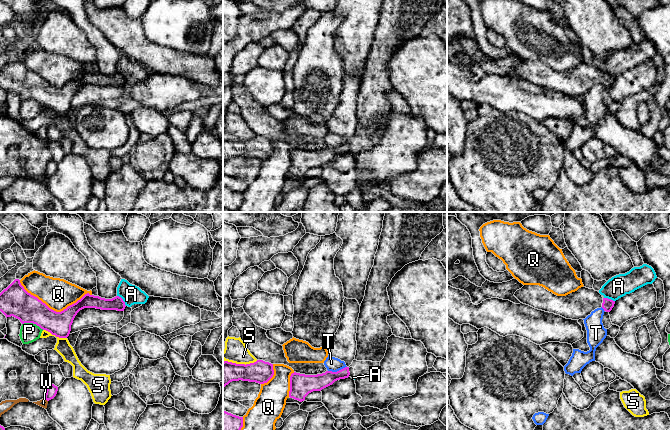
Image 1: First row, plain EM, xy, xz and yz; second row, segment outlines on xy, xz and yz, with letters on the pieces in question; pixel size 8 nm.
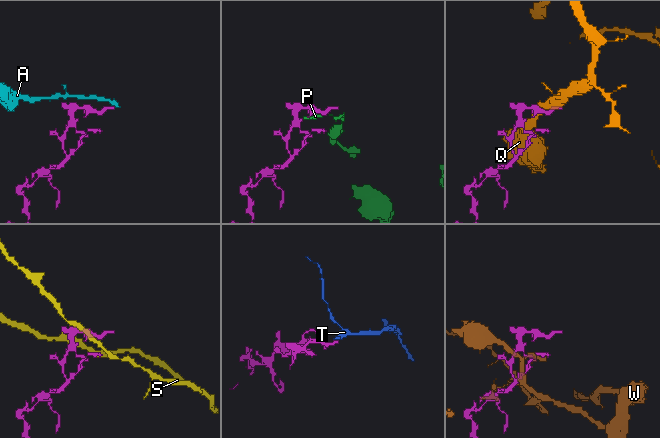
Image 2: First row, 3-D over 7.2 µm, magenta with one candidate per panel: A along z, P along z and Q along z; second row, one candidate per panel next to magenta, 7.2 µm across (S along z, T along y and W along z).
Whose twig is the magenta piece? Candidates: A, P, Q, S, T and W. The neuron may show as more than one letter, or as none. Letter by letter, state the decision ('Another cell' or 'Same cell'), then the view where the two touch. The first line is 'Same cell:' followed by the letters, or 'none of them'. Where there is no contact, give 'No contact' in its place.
Same cell: none of them
A: Another cell. Touches magenta in xy
P: Another cell. Touches magenta in xy
Q: Another cell. Touches magenta in xy
S: Another cell. Touches magenta in xz
T: Another cell. Touches magenta in xz
W: Another cell. Touches magenta in xy

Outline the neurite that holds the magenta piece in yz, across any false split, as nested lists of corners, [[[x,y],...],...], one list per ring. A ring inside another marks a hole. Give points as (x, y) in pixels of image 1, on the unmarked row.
[[[524,61],[514,72],[535,85],[560,91],[566,95],[585,95],[597,84],[610,88],[615,77],[603,74],[594,65],[581,63],[566,72],[557,72],[539,61]]]

